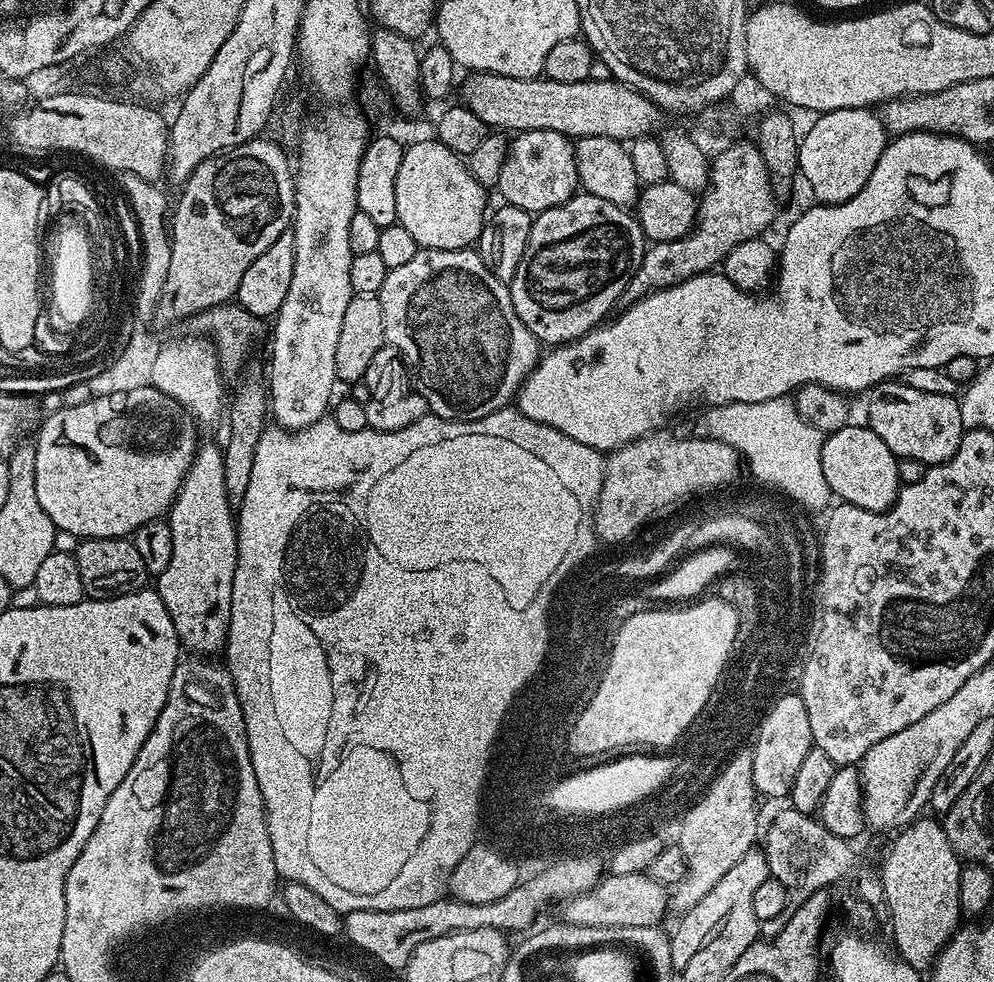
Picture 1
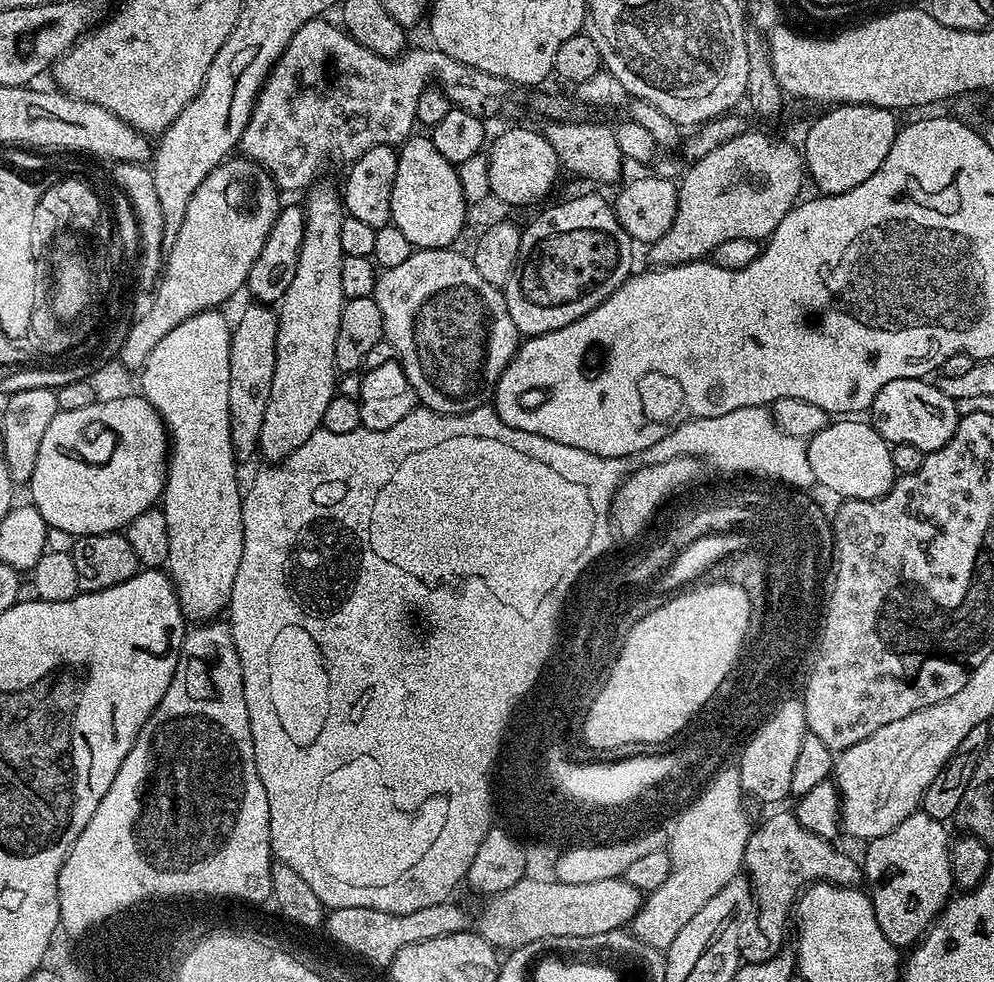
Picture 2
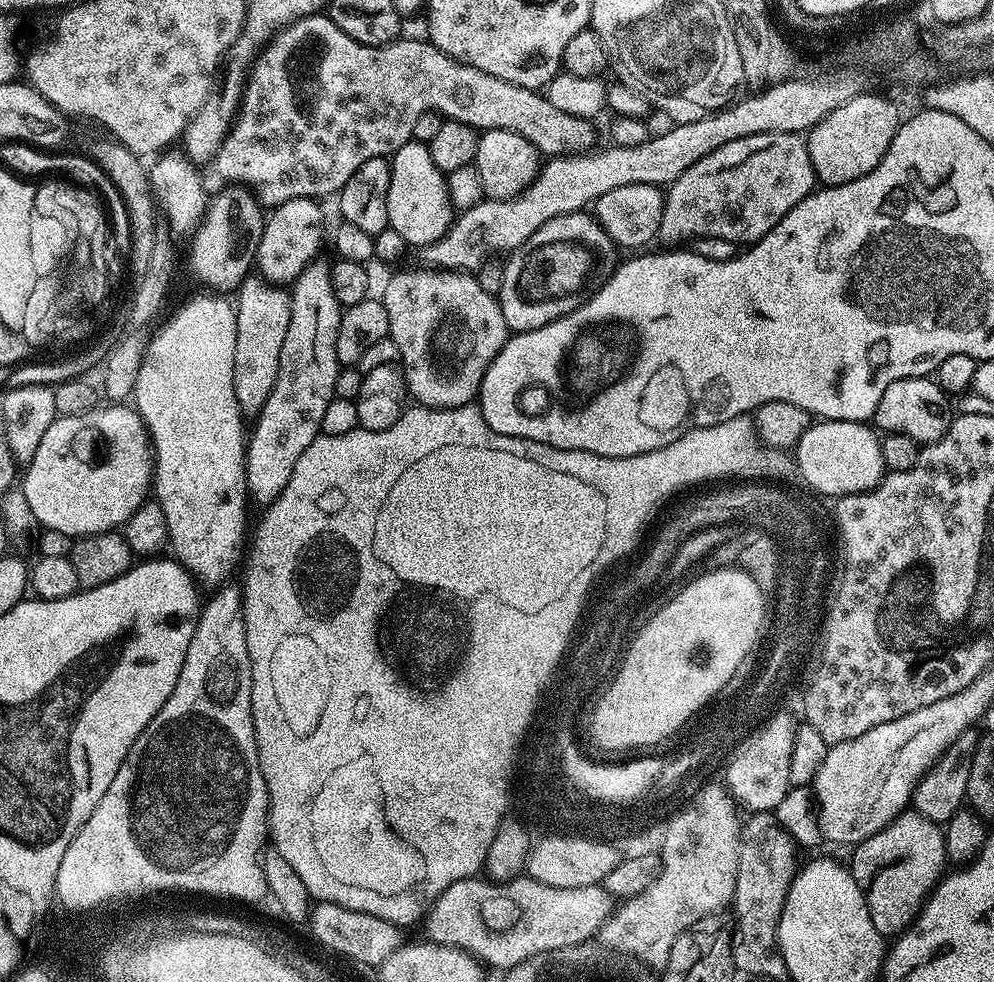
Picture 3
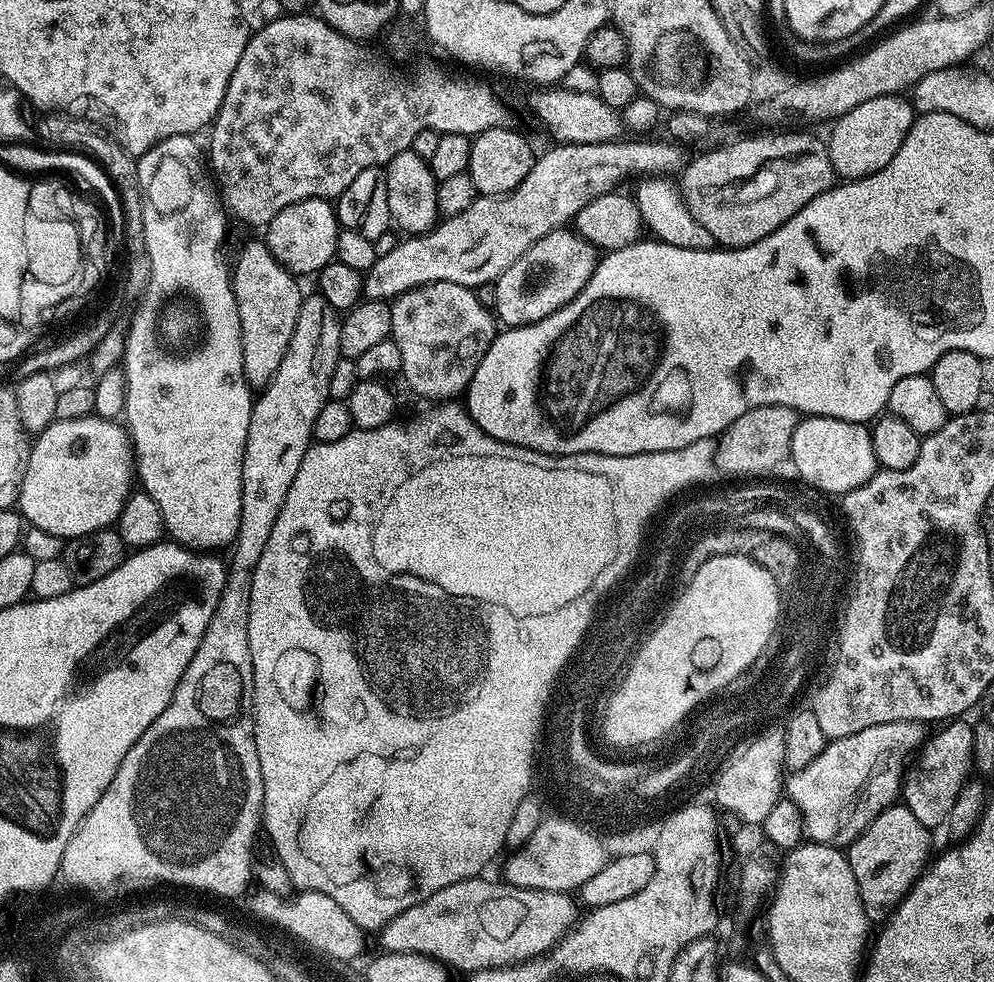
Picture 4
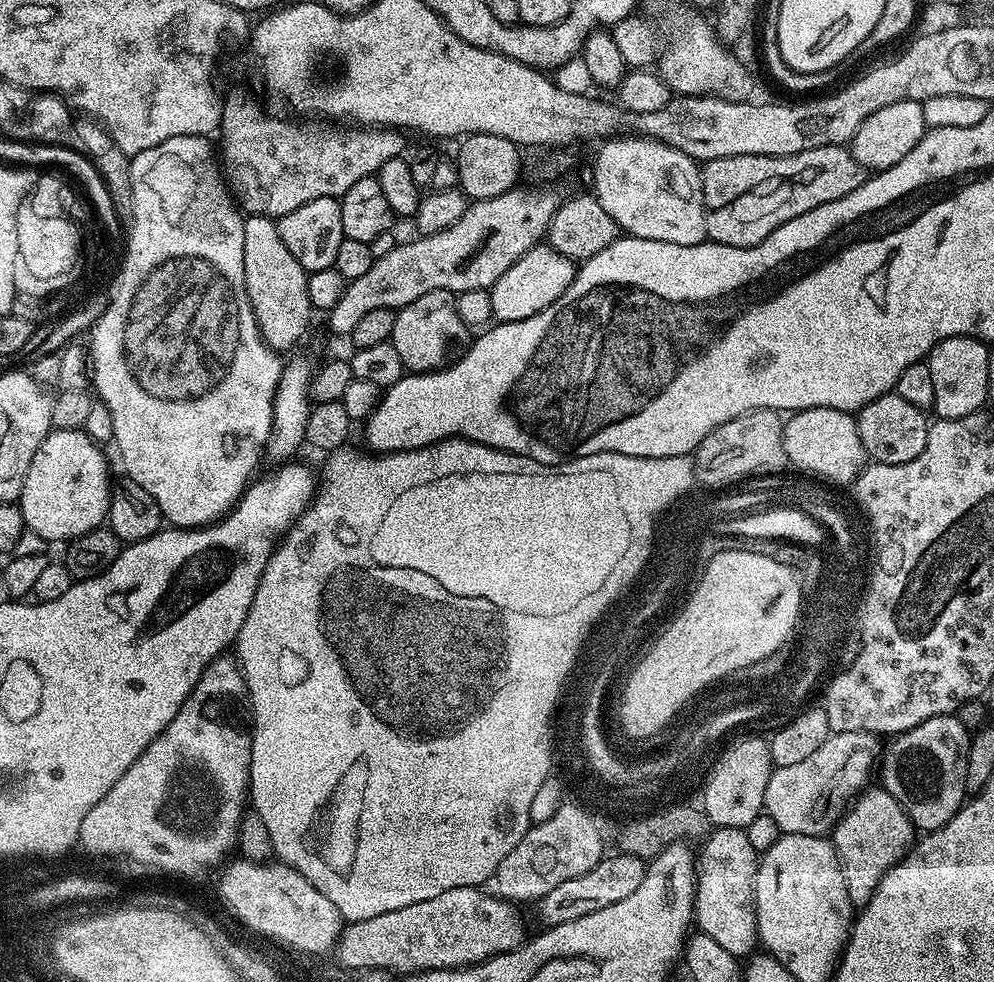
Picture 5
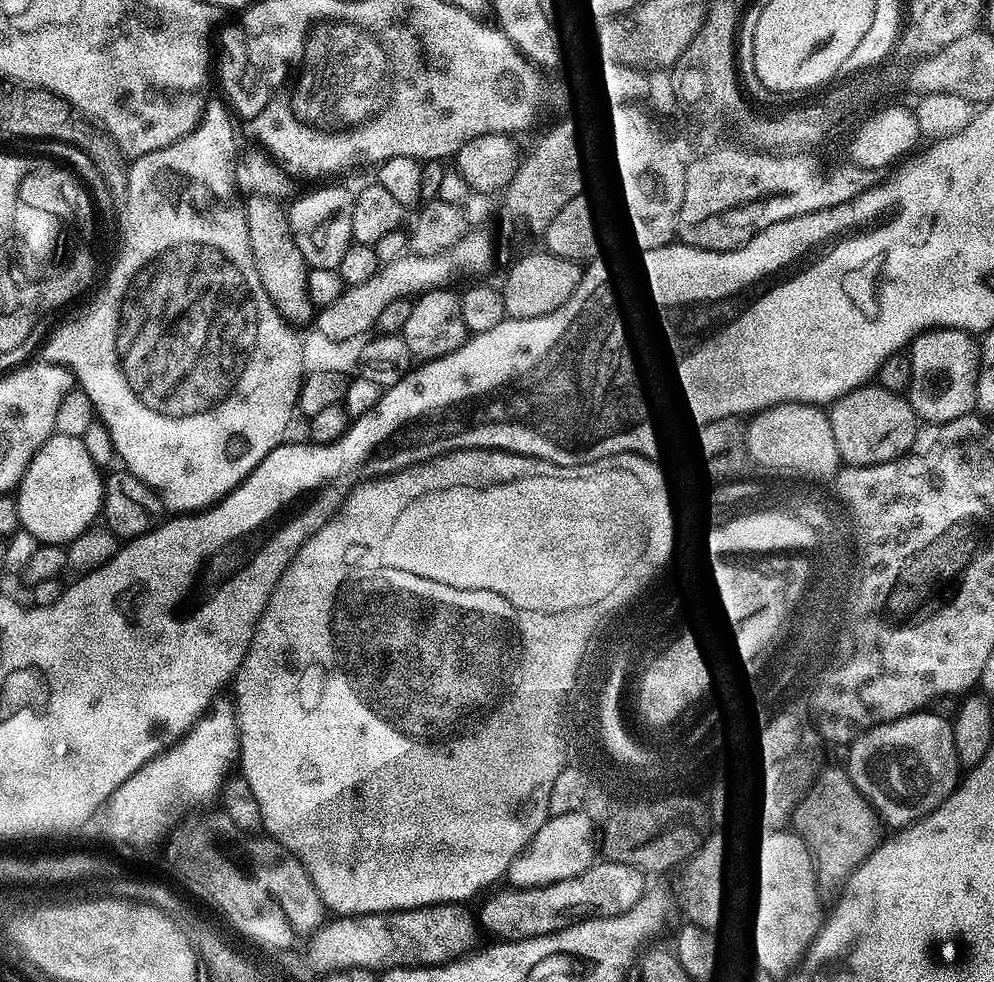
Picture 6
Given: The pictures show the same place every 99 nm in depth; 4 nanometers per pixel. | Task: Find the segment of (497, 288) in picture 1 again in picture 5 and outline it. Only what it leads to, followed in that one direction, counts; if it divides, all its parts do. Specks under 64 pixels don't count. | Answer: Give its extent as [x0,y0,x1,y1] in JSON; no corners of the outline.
[390,288,470,374]

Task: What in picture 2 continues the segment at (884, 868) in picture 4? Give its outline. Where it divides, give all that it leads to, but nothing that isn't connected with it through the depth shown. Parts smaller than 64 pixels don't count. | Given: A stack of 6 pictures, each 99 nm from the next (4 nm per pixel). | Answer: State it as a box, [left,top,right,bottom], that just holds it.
[862,810,954,950]

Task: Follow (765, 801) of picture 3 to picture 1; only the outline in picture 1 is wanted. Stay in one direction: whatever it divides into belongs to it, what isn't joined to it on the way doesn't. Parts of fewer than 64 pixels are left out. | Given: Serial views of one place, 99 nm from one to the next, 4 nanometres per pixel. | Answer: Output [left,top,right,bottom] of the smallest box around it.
[753,694,813,800]

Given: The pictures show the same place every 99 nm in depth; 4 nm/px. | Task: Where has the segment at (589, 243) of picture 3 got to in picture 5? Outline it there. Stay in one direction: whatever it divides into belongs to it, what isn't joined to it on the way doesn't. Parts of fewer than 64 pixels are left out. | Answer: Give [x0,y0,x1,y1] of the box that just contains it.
[492,246,577,322]

